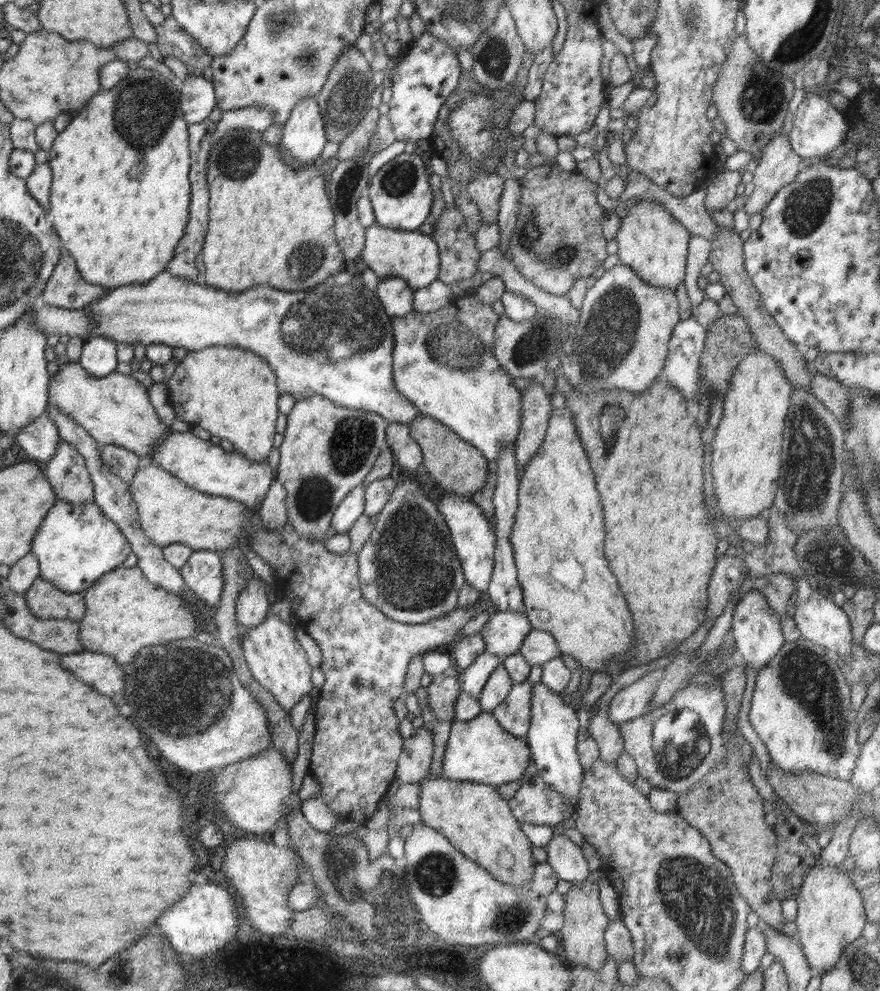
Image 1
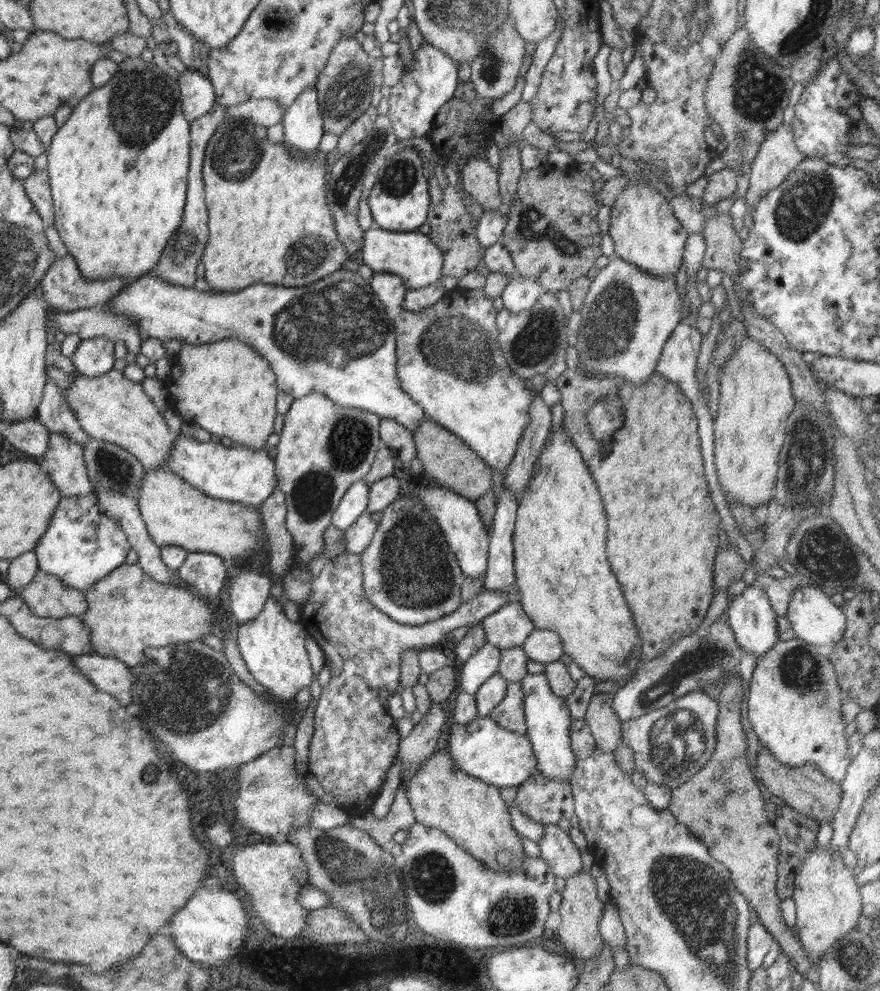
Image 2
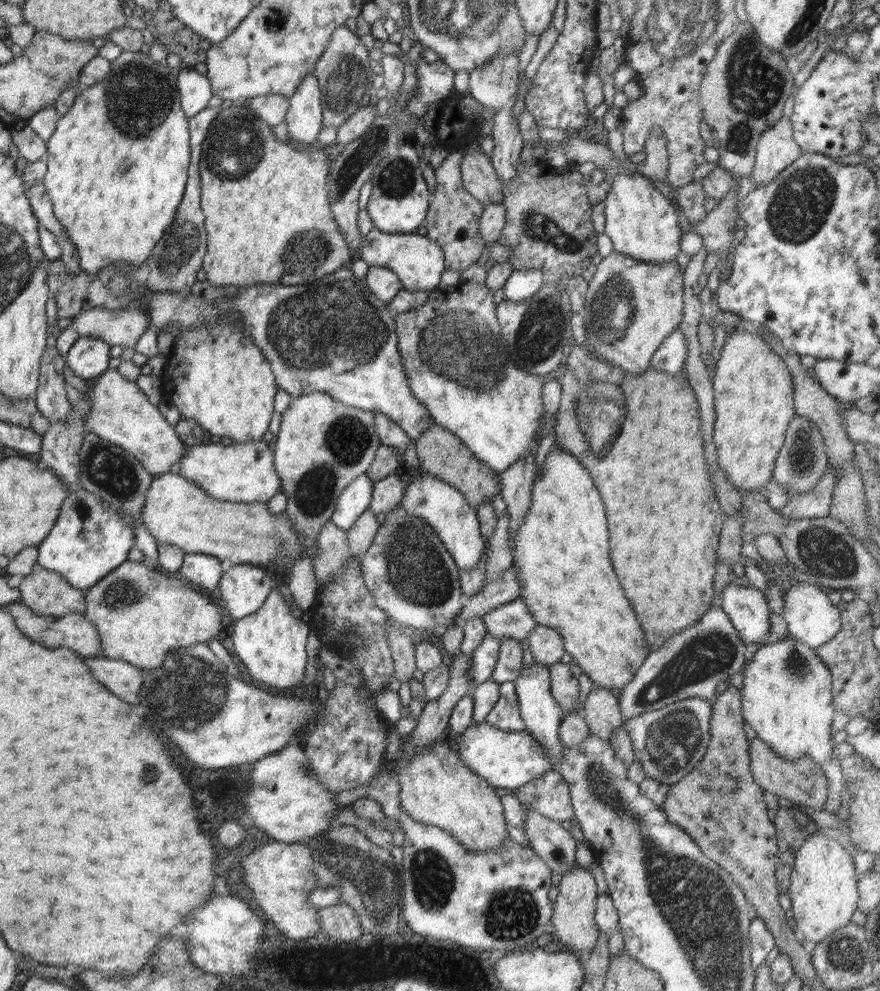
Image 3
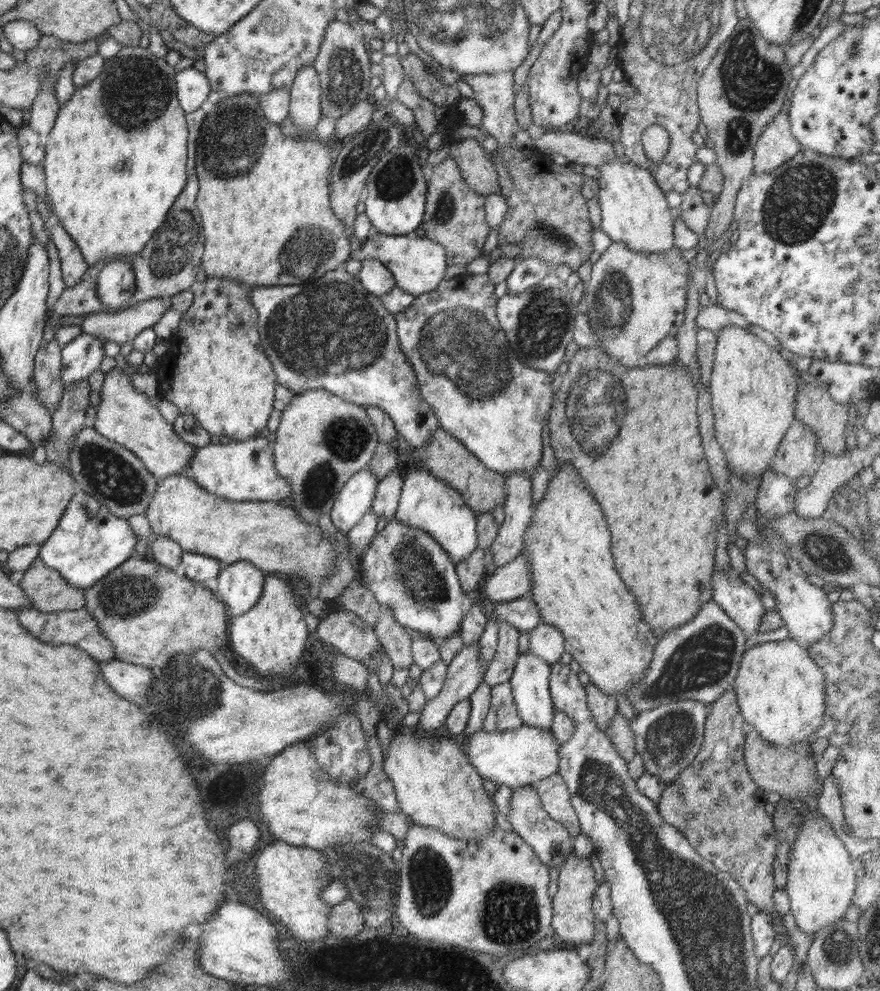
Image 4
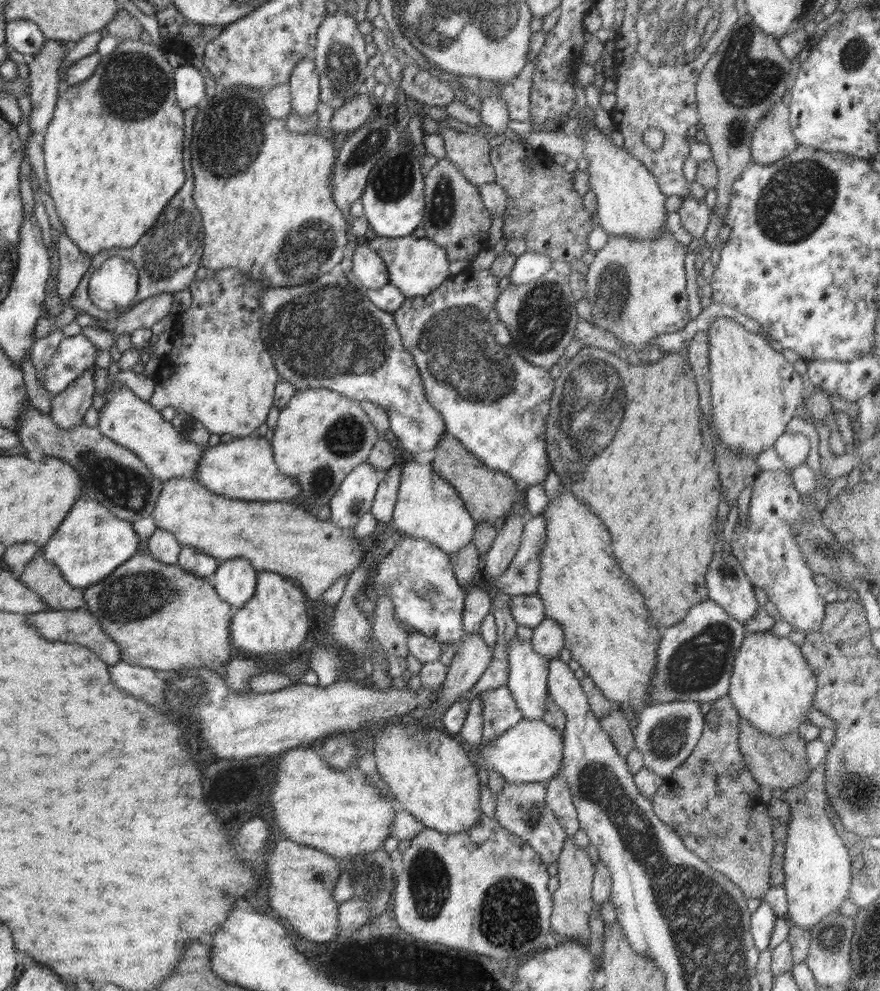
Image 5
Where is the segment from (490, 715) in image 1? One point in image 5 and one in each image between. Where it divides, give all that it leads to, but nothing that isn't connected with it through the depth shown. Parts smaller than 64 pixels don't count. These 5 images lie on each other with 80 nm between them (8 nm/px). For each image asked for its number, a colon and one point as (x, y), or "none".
2: (482, 749)
3: (507, 759)
4: (518, 757)
5: (531, 751)

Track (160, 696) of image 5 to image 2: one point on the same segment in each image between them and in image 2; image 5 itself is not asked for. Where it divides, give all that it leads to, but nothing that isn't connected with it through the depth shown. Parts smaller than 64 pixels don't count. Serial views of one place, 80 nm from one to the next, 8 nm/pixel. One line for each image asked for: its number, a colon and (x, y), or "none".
2: (110, 674)
3: (120, 677)
4: (131, 681)

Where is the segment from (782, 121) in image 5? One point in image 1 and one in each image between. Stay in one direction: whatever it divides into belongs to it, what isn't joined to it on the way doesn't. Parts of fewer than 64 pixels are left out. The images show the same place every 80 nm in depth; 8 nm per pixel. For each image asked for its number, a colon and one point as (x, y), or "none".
1: (778, 165)
2: (778, 156)
3: (776, 149)
4: (776, 144)

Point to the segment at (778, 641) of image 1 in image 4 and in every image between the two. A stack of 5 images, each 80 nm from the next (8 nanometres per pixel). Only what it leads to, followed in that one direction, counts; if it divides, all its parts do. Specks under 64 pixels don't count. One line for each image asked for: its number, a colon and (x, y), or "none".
2: (752, 619)
3: (747, 608)
4: (739, 601)

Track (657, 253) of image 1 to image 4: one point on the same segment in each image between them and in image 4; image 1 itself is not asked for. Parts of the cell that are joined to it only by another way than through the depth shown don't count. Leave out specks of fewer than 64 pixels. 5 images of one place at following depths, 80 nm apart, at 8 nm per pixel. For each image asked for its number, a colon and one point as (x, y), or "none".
2: (646, 233)
3: (641, 221)
4: (634, 211)

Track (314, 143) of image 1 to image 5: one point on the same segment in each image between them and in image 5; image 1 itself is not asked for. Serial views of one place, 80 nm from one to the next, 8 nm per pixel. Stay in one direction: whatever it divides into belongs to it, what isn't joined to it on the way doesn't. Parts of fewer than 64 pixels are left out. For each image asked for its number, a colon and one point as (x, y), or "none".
2: (303, 126)
3: (304, 119)
4: (305, 103)
5: (304, 80)

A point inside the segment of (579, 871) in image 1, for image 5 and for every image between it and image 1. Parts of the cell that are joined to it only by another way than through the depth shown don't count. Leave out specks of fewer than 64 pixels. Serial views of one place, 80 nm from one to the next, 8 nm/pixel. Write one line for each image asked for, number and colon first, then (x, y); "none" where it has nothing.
2: (556, 848)
3: (549, 840)
4: (551, 842)
5: (521, 808)

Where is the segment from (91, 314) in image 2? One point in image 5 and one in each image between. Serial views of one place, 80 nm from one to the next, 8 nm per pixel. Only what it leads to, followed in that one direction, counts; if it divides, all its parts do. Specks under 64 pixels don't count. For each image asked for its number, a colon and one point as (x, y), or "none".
3: (124, 327)
4: (122, 326)
5: (146, 313)

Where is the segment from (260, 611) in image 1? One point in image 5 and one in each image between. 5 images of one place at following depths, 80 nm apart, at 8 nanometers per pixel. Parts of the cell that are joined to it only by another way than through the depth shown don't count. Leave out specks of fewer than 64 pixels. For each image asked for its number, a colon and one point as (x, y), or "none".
2: (245, 595)
3: (242, 590)
4: (240, 584)
5: (235, 578)

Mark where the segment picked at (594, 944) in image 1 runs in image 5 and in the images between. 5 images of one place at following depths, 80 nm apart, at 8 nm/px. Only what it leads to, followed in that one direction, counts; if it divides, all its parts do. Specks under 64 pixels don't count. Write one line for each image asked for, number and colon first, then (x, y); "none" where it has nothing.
2: (580, 910)
3: (573, 921)
4: (573, 919)
5: (572, 901)

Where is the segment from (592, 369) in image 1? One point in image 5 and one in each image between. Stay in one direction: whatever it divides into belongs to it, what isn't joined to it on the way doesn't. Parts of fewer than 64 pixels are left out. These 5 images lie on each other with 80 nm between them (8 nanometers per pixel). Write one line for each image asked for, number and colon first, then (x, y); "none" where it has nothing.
2: (627, 316)
3: (631, 306)
4: (634, 299)
5: (637, 290)

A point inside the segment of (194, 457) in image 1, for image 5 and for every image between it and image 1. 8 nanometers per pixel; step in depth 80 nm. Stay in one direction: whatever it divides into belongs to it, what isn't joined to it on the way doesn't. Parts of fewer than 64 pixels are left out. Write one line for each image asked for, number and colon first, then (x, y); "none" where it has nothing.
2: (236, 474)
3: (243, 472)
4: (239, 471)
5: (243, 468)

